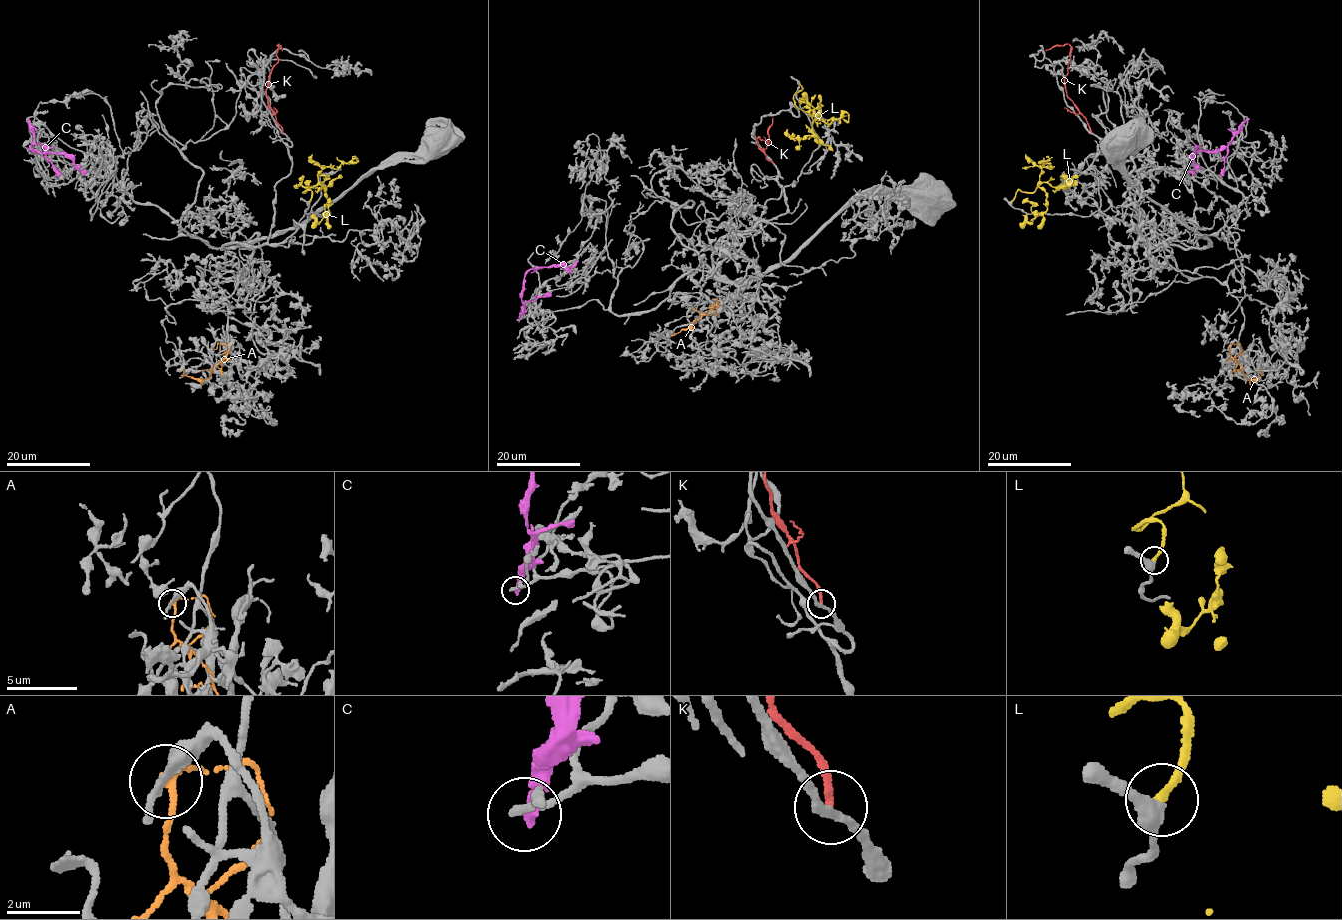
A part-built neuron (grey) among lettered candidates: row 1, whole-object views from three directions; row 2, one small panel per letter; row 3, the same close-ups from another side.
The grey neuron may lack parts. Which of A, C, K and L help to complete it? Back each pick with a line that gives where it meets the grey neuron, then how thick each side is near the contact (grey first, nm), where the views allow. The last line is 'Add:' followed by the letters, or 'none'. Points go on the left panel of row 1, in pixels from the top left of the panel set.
L: meets grey at (309, 202); 400 nm thick on the grey side, 240 nm on the other
Add: L

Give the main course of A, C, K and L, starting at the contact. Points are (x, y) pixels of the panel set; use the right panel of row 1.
A: (1230, 345), (1230, 354), (1247, 379), (1254, 380), (1261, 374), (1261, 369)
C: (1248, 119), (1228, 145), (1195, 152), (1192, 160), (1194, 170), (1188, 171)
K: (1091, 132), (1086, 118), (1067, 95), (1065, 76), (1070, 61), (1070, 46), (1055, 45), (1046, 50)
L: (1011, 202), (1017, 190), (1036, 188), (1042, 168), (1051, 168), (1039, 163), (1046, 156)

